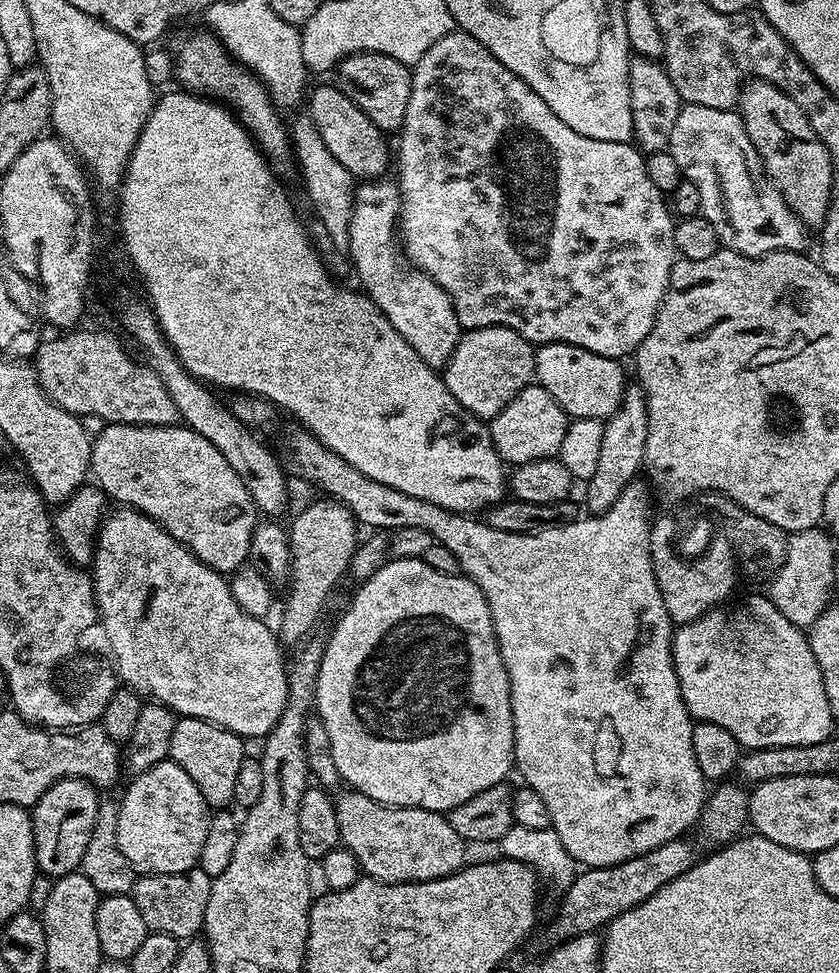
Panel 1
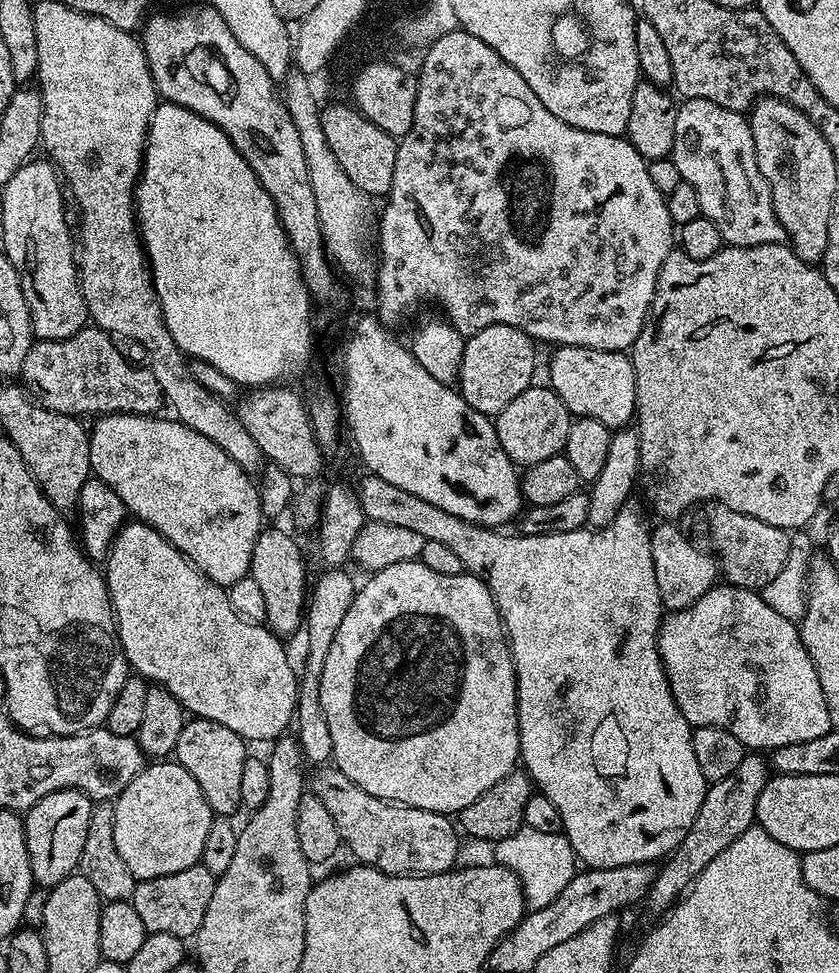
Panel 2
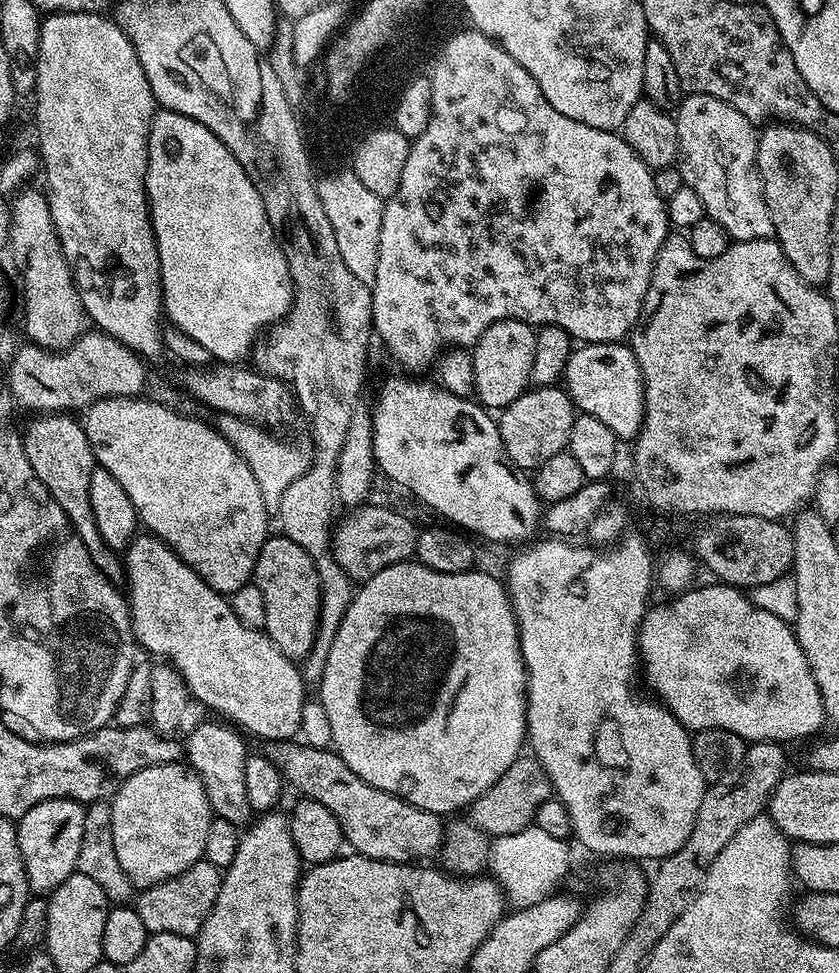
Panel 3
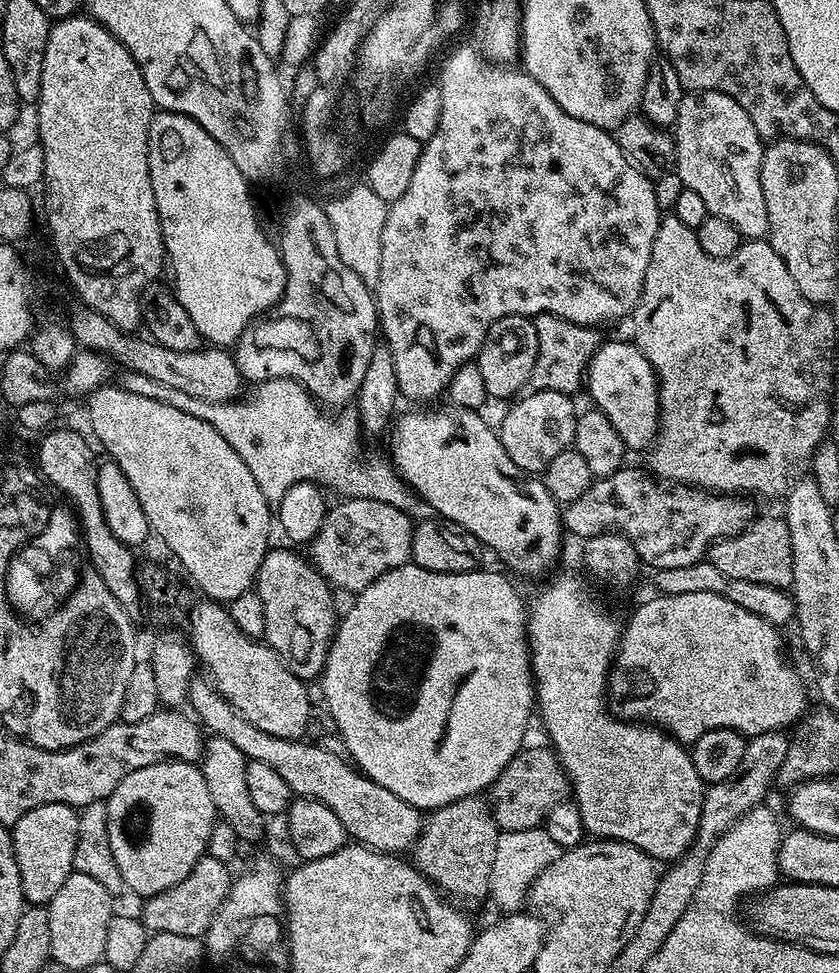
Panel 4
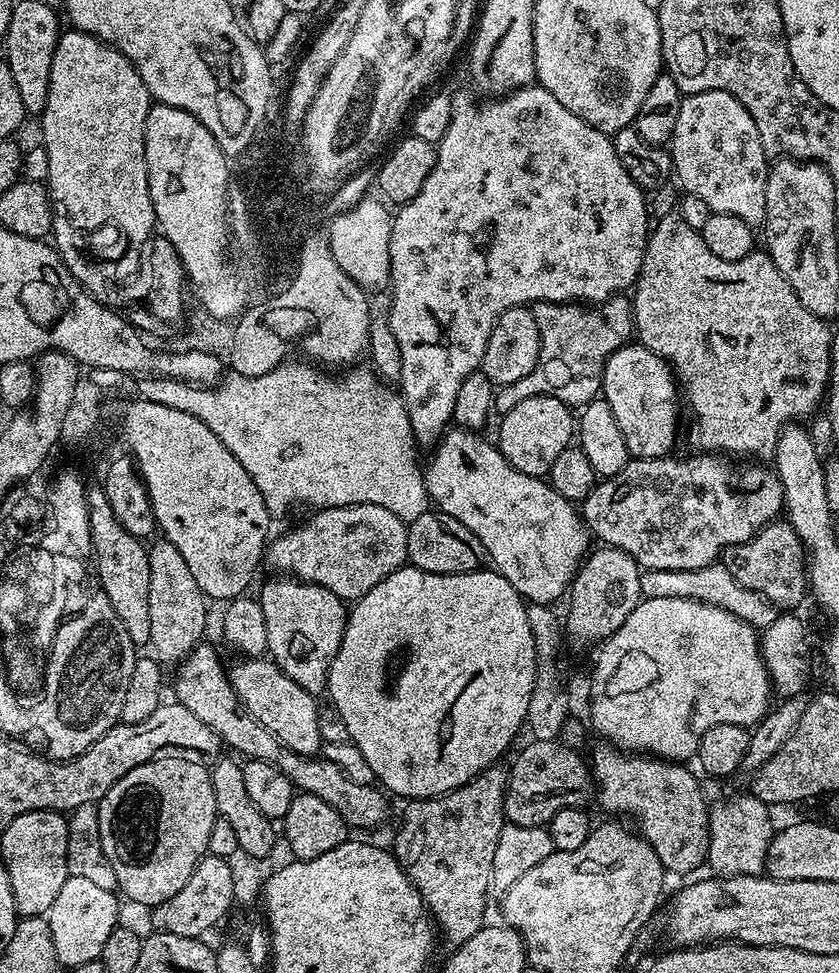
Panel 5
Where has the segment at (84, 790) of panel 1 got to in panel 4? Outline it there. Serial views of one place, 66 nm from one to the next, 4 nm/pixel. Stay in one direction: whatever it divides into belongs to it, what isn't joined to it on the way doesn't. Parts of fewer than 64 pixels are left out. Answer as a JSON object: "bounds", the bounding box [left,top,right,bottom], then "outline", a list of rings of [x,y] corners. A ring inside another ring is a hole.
{"bounds":[11,804,79,906],"outline":[[[47,804],[22,814],[22,818],[18,818],[18,822],[11,825],[16,869],[20,875],[22,894],[29,905],[47,906],[54,894],[58,894],[62,882],[66,882],[68,875],[74,871],[72,855],[79,817],[79,811],[71,808],[69,804]]]}

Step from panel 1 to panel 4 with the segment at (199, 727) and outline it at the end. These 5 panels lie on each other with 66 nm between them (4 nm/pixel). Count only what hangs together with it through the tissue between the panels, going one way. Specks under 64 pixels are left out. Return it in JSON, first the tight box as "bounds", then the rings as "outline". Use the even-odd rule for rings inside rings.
{"bounds":[198,735,266,842],"outline":[[[213,735],[205,739],[204,754],[198,761],[200,773],[206,778],[206,790],[210,790],[210,802],[214,802],[216,807],[217,817],[224,820],[226,826],[231,826],[242,842],[262,839],[266,823],[264,813],[258,810],[258,806],[254,806],[250,790],[246,787],[248,761],[242,750],[238,750],[231,742],[226,742],[226,738]]]}

